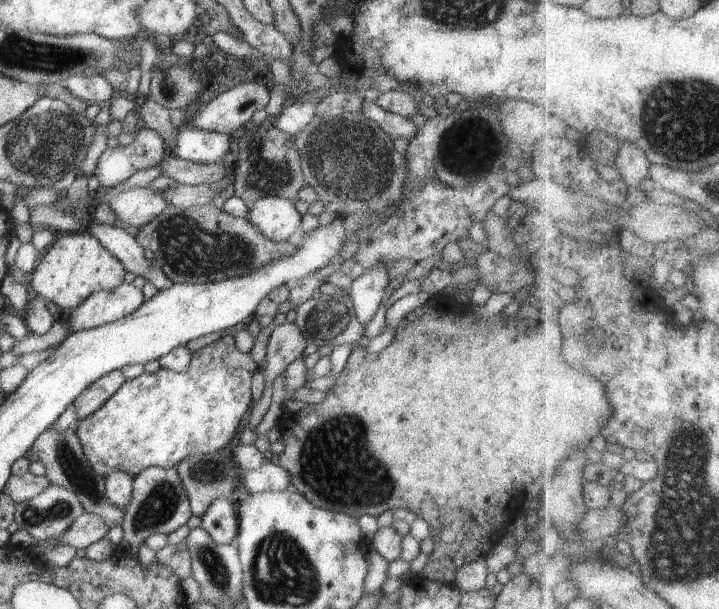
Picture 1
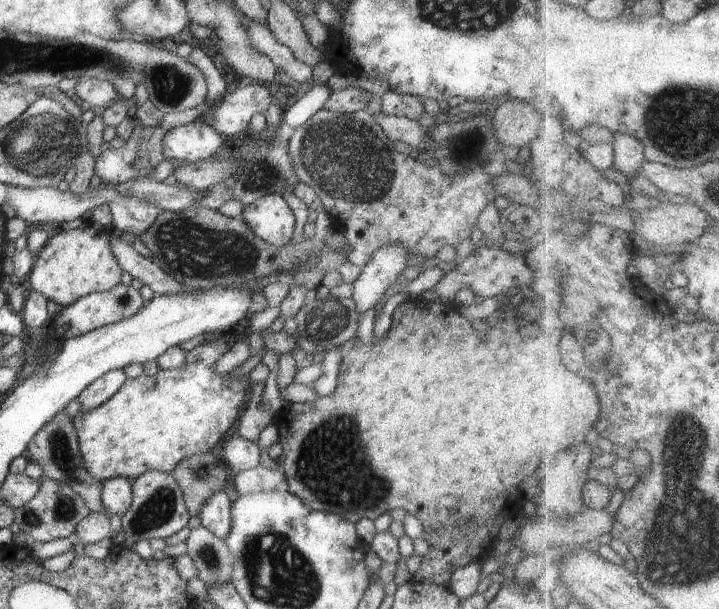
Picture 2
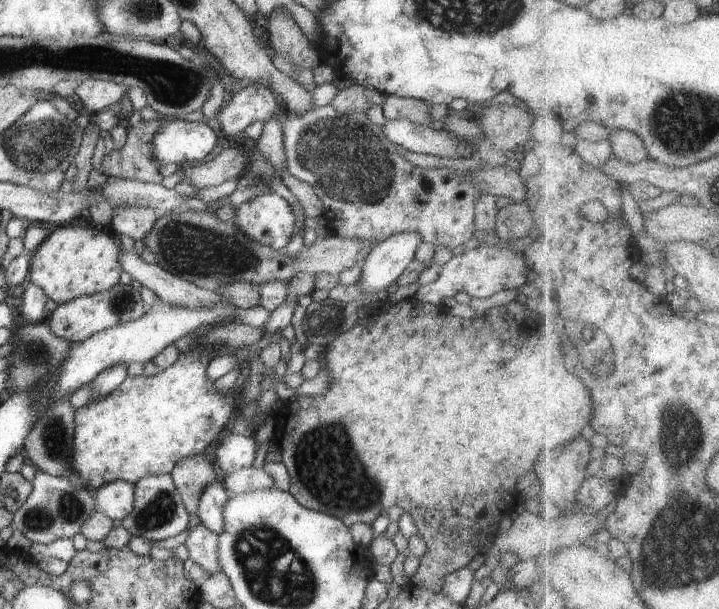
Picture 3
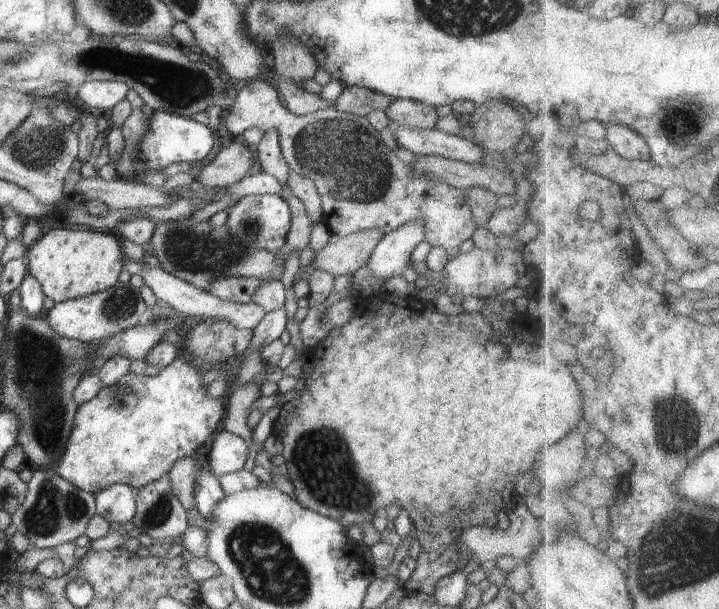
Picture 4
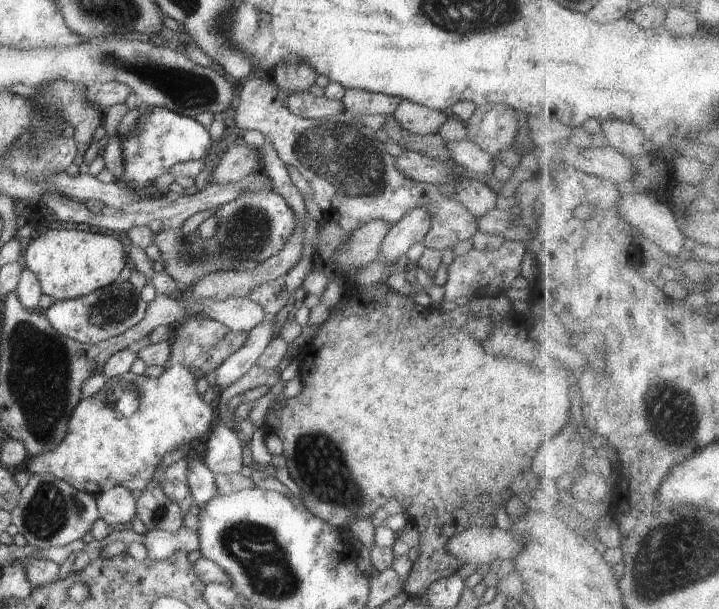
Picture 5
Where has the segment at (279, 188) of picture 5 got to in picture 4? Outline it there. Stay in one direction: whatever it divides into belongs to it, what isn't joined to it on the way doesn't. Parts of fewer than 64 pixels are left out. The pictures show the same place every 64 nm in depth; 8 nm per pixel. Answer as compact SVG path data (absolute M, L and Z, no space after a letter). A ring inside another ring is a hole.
M270 128L264 132L264 136L258 143L258 158L260 158L260 169L262 172L272 175L282 186L279 196L289 205L292 222L291 230L286 236L286 244L278 251L282 262L292 252L302 252L310 241L312 232L312 220L306 214L302 200L292 193L288 187L288 175L291 172L280 148L280 134L276 128ZM232 276L232 278L216 278L206 286L205 290L218 296L218 298L248 304L252 301L254 292L261 286L258 278L244 278L244 276Z

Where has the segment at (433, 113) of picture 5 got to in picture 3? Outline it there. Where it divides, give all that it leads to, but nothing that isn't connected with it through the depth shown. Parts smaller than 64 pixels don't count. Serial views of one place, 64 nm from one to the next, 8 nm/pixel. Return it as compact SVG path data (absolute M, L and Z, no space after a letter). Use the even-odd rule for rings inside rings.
M386 95L385 103L381 108L382 115L387 120L406 119L411 123L428 127L433 121L430 117L430 105L423 100Z

